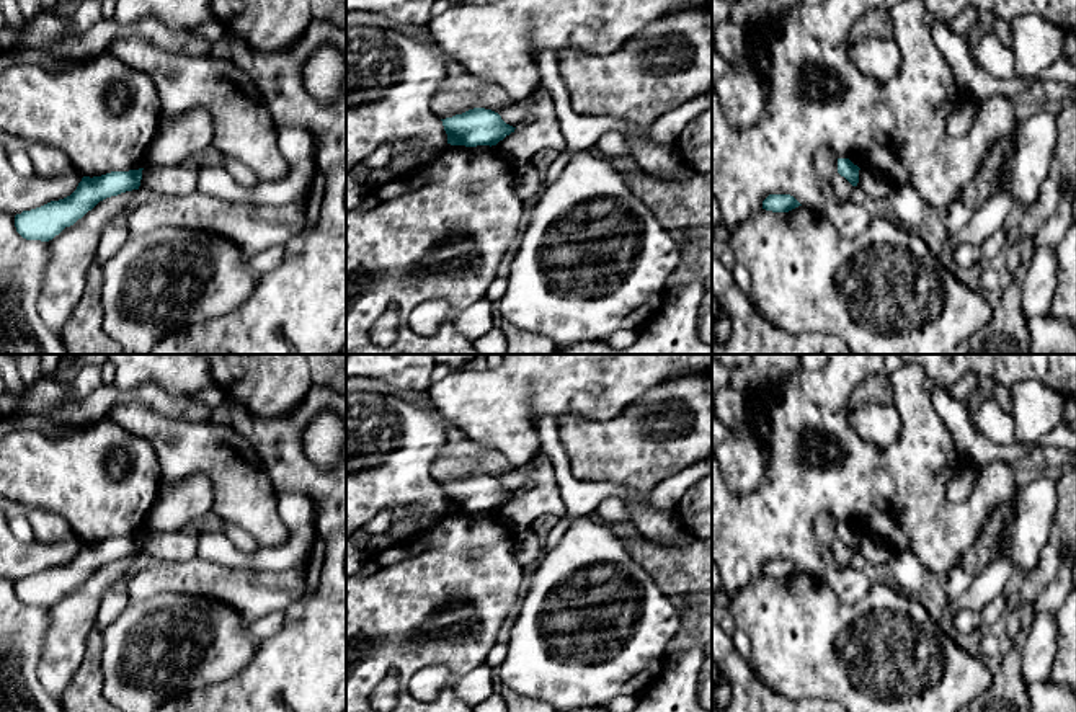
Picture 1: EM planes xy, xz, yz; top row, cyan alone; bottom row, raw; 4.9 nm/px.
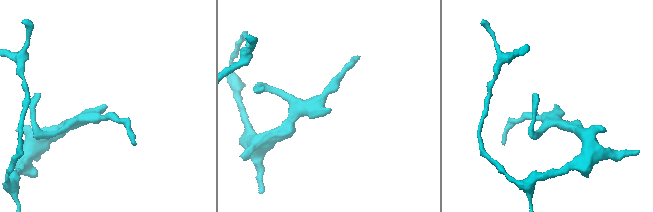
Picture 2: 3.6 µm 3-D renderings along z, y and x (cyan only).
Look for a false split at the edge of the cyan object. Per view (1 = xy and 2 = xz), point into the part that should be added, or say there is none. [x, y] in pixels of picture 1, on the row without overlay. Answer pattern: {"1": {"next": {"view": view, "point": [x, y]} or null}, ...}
{"1": {"next": null}, "2": {"next": null}}

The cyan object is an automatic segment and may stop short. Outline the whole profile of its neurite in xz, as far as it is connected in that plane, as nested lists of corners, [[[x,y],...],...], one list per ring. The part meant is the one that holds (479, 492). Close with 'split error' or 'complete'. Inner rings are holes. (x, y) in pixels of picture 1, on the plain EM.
[[[474,474],[441,487],[447,510],[465,513],[496,511],[516,495],[506,490],[498,478],[485,474]]]; complete

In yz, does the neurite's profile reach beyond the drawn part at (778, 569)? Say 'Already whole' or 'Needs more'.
Already whole

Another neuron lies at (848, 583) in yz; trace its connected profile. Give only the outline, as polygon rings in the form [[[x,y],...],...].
[[[826,554],[826,572],[823,578],[833,593],[846,604],[860,599],[872,586],[869,573],[852,565],[843,567],[829,554]]]

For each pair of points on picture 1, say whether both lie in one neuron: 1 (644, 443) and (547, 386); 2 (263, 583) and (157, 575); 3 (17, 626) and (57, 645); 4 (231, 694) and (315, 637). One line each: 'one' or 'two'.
1: two
2: one
3: two
4: one

